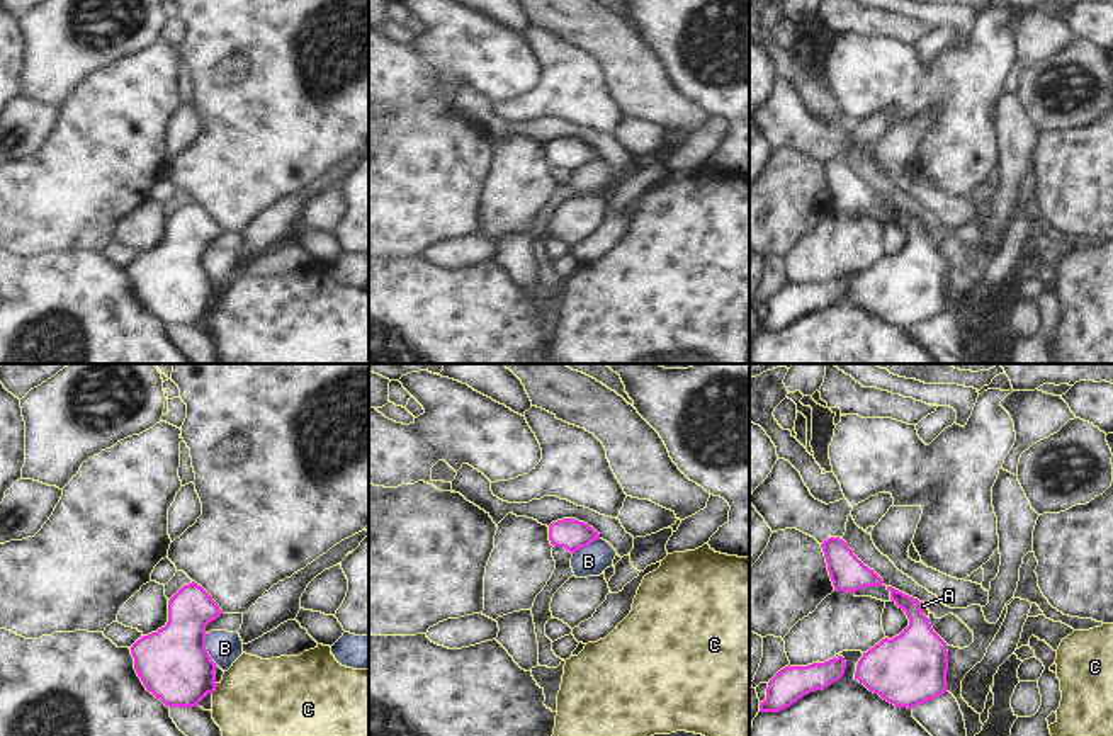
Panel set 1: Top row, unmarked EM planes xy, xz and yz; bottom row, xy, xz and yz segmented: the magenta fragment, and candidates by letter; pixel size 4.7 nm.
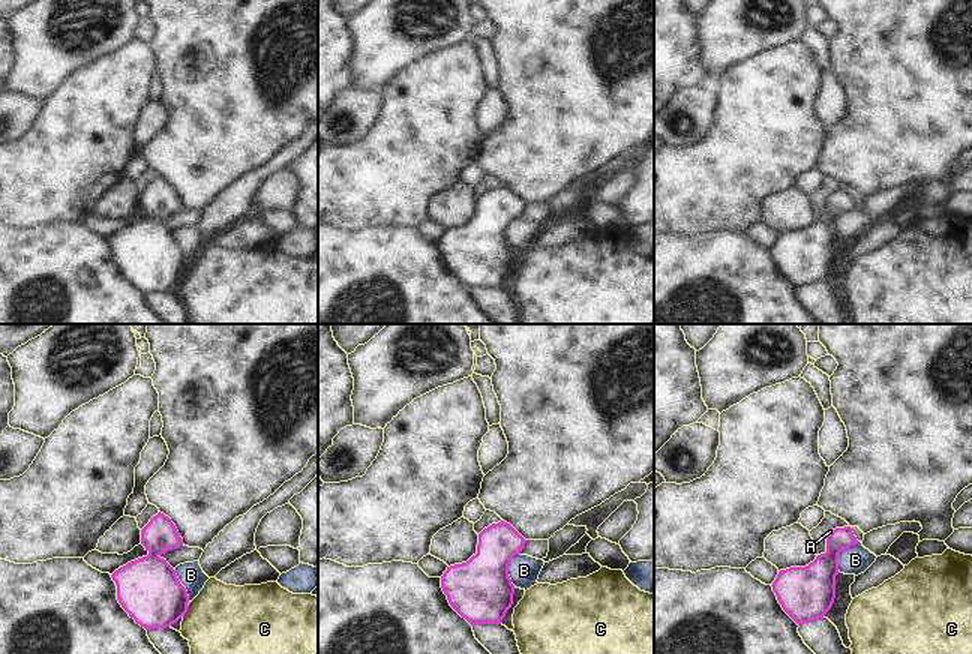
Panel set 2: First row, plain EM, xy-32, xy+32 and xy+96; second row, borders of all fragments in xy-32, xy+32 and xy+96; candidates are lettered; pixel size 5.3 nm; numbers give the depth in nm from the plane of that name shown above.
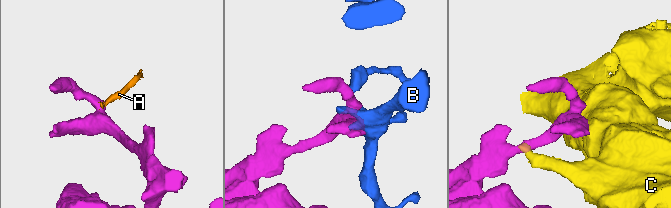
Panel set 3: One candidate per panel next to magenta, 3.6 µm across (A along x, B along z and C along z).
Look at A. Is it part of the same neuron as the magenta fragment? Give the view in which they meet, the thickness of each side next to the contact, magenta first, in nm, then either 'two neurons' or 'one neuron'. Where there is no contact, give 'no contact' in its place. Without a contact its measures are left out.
contact in yz; calibres 300 and 30 nm; one neuron

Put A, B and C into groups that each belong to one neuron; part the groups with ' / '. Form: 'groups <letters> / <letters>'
groups A / B / C

